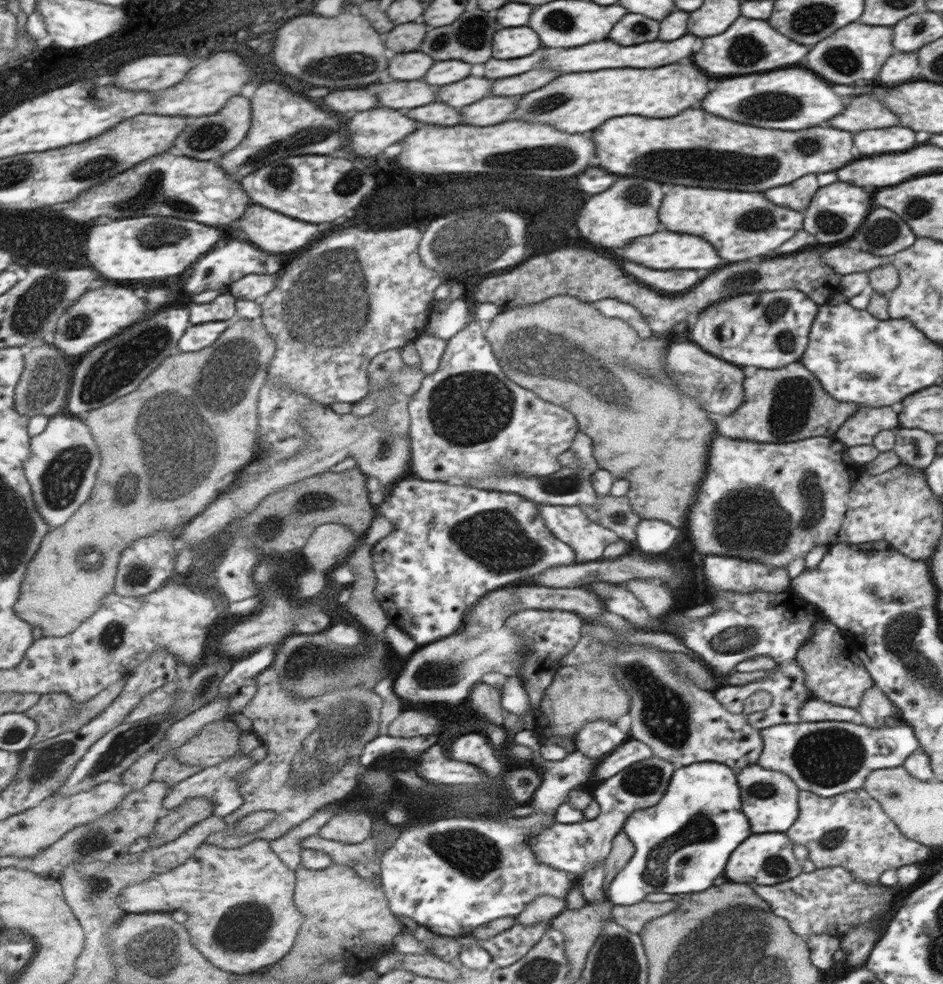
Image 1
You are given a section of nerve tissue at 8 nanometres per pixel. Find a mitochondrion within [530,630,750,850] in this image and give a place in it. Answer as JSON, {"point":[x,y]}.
{"point":[663,712]}

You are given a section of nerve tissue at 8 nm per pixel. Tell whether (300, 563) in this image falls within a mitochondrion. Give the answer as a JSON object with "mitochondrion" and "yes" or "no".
{"mitochondrion":"no"}

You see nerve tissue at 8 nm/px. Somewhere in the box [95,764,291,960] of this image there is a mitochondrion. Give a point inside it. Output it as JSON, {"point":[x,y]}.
{"point":[243,929]}

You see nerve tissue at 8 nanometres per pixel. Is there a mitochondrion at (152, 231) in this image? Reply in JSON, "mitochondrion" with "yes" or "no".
{"mitochondrion":"yes"}

